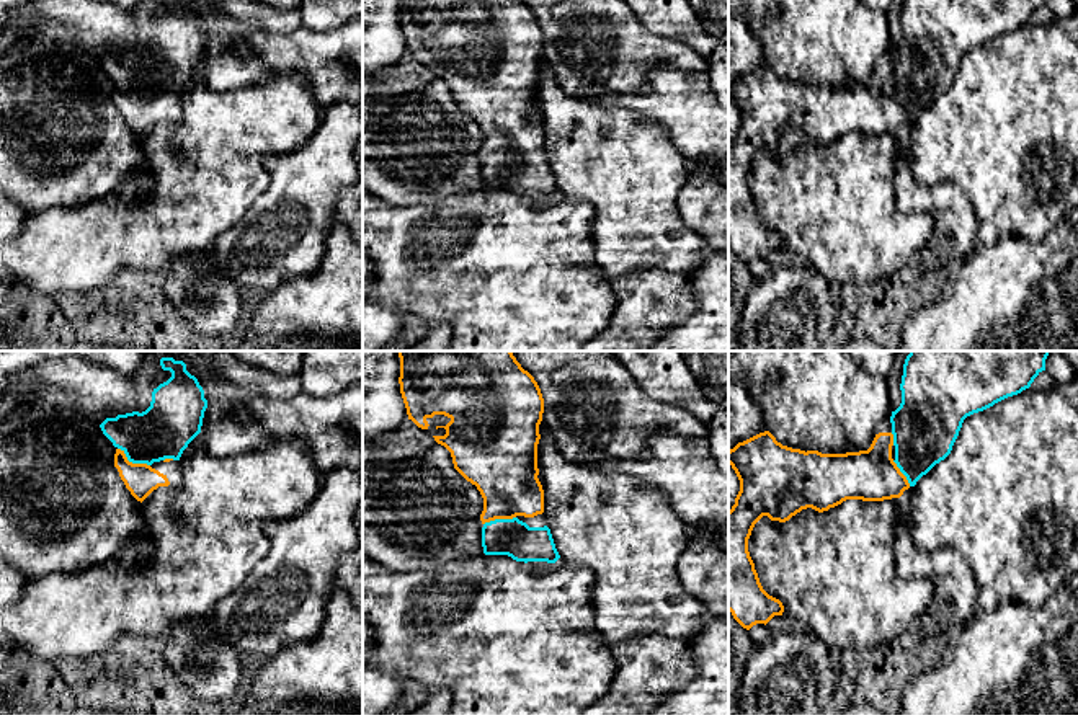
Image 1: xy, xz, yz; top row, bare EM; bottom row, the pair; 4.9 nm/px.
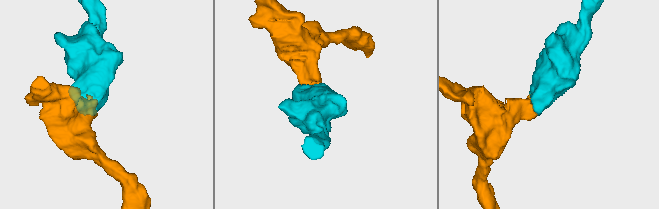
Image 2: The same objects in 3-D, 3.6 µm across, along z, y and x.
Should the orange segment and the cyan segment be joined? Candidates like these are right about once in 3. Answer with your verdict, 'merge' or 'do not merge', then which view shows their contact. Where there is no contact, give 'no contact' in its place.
merge | xy

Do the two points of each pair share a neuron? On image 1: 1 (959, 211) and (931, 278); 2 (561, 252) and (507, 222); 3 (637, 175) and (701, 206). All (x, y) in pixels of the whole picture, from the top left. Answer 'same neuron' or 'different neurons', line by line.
1: same neuron
2: same neuron
3: different neurons

